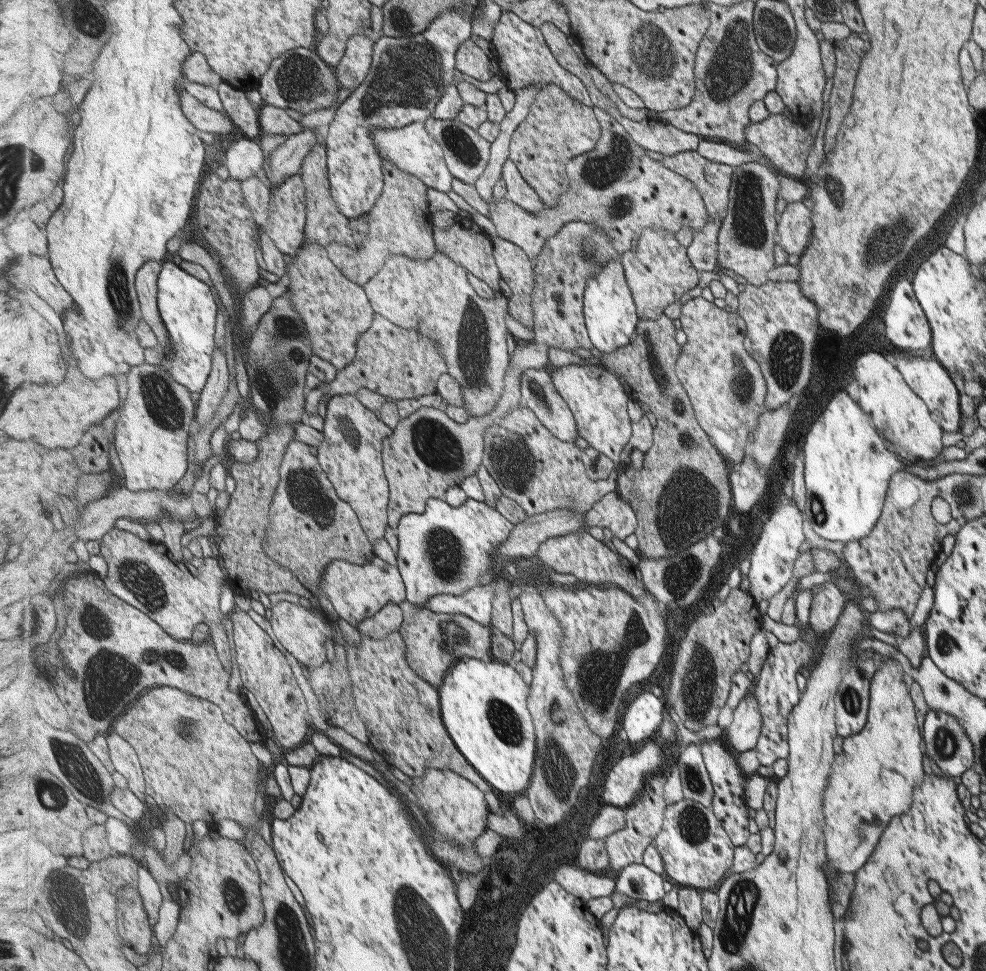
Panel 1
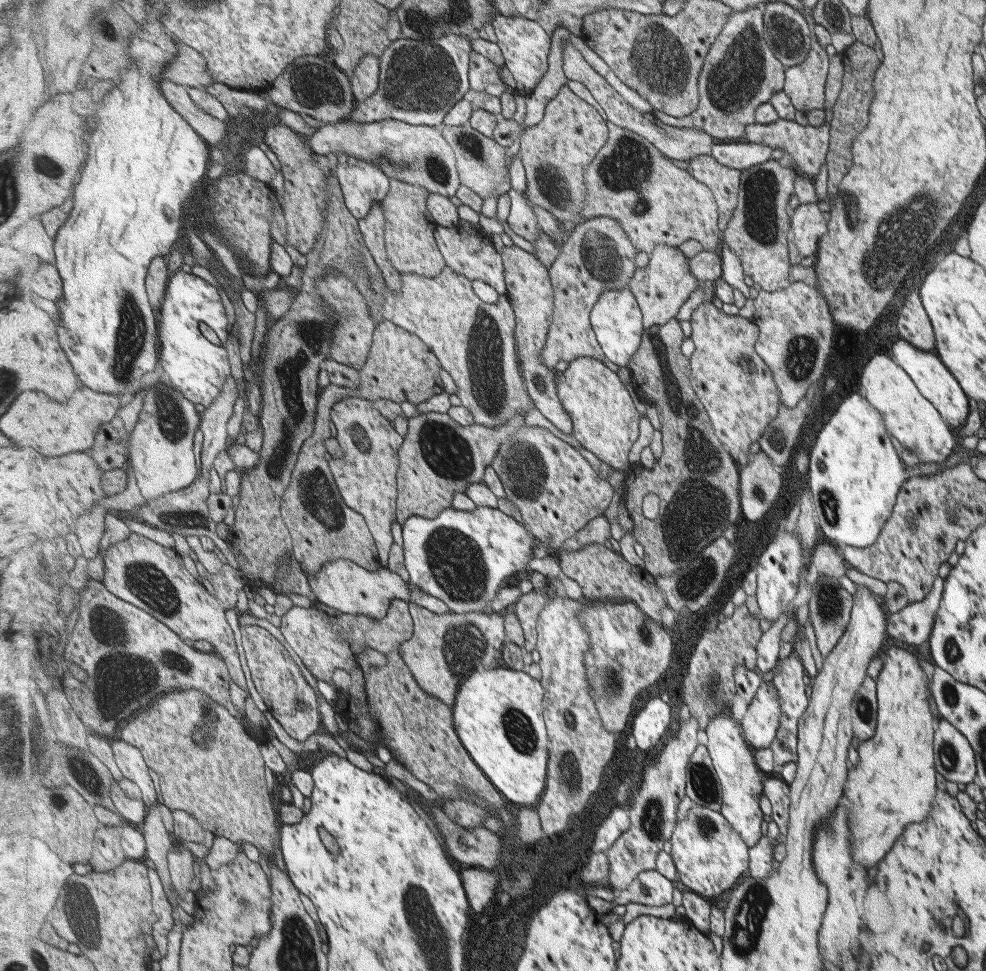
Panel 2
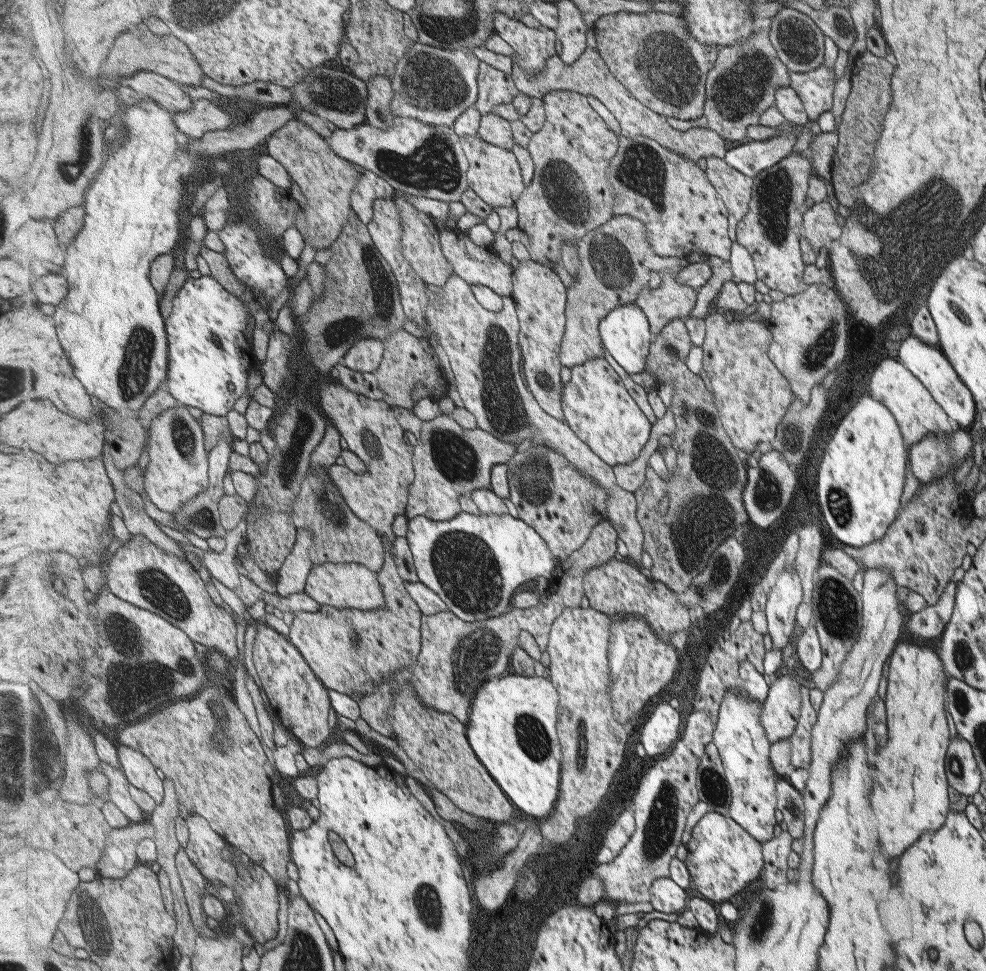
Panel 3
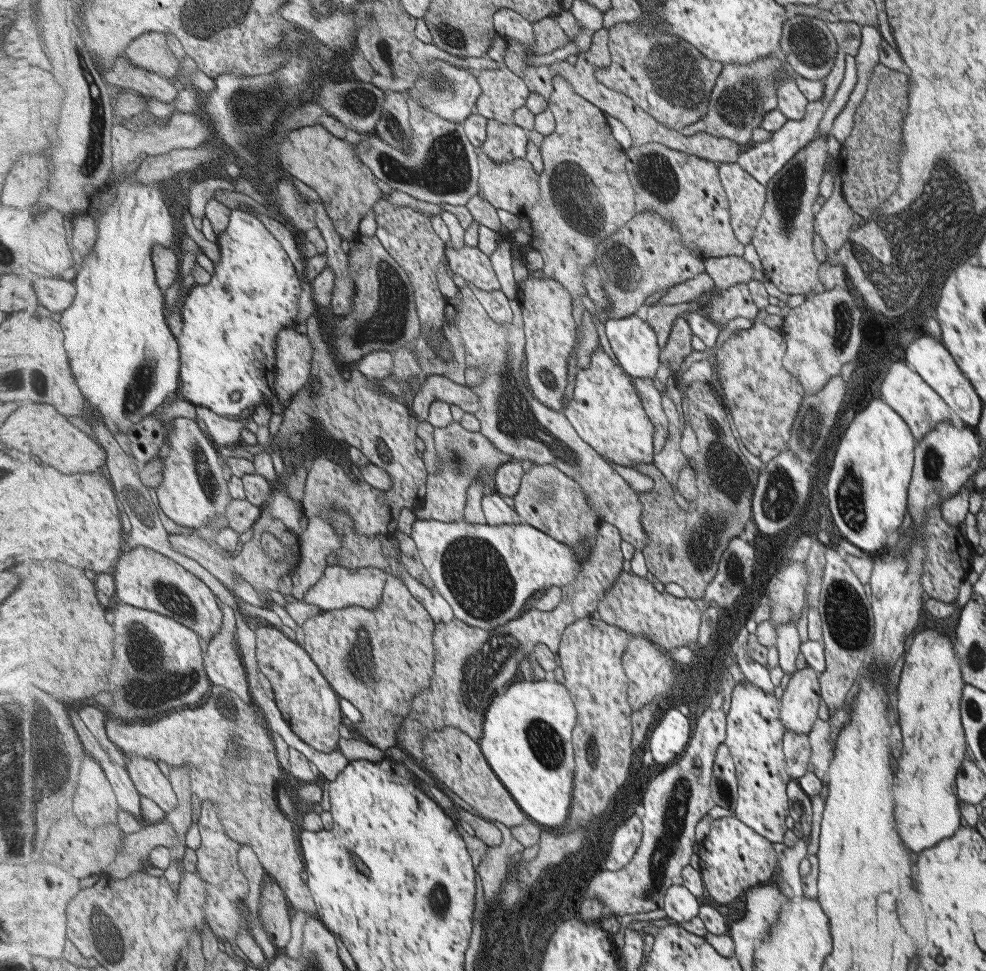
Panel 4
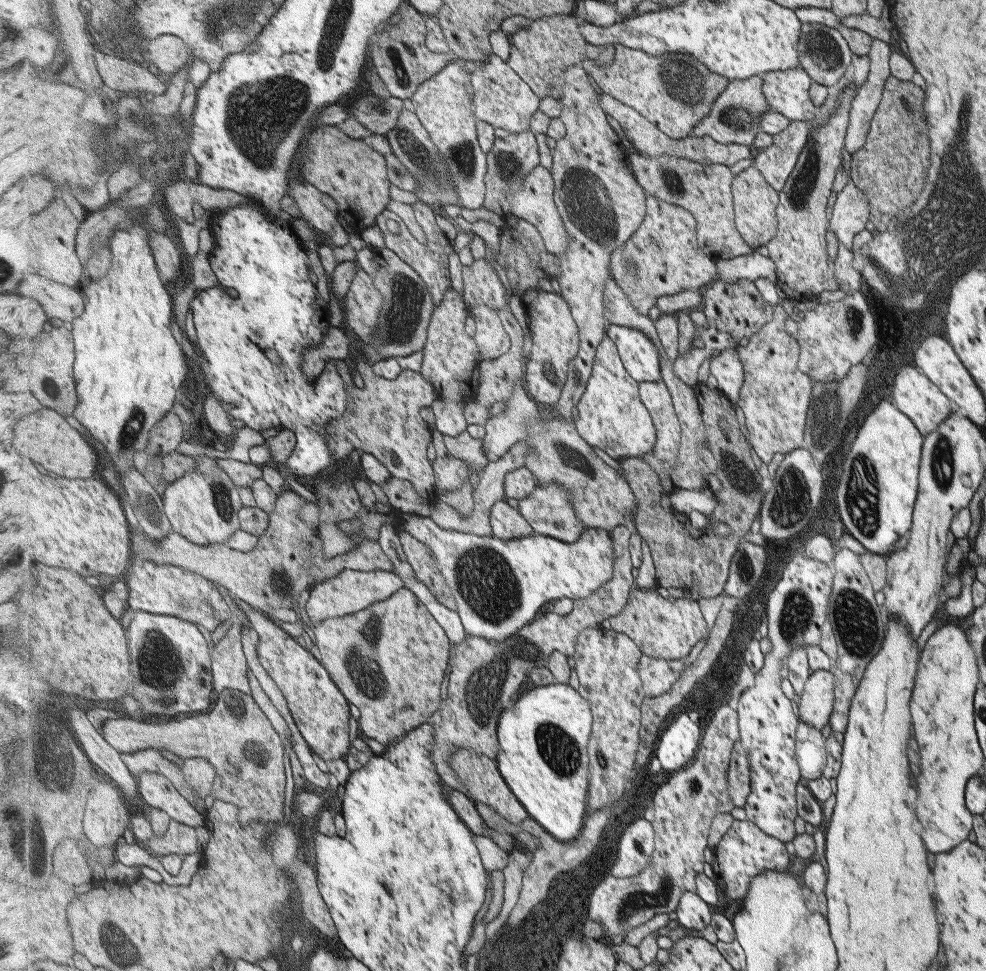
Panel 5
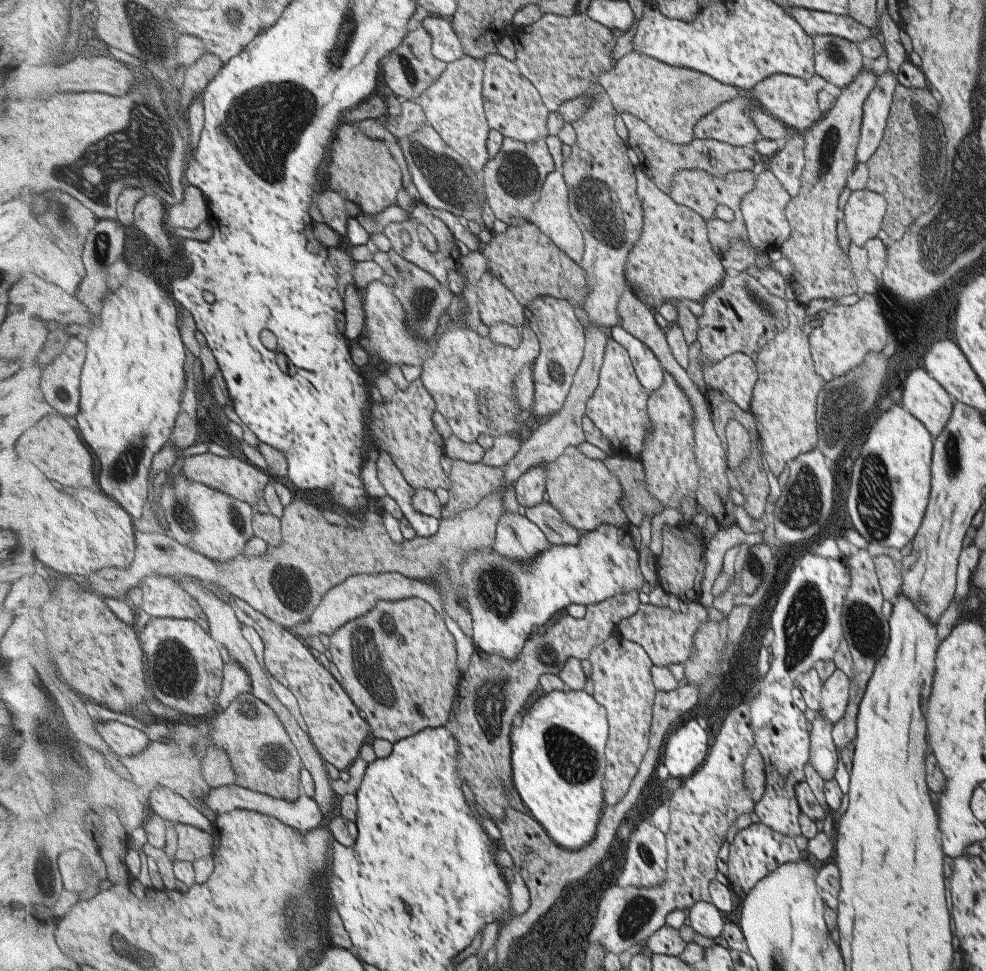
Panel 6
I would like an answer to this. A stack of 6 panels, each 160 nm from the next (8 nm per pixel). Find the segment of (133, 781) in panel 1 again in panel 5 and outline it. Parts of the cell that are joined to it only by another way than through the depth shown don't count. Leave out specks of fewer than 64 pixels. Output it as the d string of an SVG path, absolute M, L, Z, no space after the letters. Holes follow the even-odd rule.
M142 772L138 780L146 808L164 810L172 819L195 828L206 826L206 815L201 814L166 776Z

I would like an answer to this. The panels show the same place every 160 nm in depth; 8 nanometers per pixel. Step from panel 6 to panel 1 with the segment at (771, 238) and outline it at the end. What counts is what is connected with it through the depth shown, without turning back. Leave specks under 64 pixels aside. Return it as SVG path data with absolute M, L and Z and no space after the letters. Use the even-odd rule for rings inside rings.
M697 151L680 152L675 156L664 155L661 161L694 184L709 218L717 216L719 220L723 219L734 167L711 162Z

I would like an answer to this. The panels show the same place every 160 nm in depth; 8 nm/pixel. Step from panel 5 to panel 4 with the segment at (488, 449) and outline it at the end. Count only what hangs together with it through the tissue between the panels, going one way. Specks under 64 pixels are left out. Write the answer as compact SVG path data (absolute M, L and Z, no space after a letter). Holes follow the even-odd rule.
M461 287L459 294L456 297L447 299L447 322L454 324L459 330L463 340L463 348L465 349L465 364L467 368L475 367L484 370L484 382L478 386L471 386L471 388L480 396L481 408L477 411L476 418L481 424L481 433L495 444L499 450L506 452L513 456L515 460L529 460L532 464L553 464L579 482L585 494L588 496L588 503L593 507L600 517L601 522L608 522L615 525L622 534L625 542L631 544L635 550L644 550L649 544L649 539L646 530L643 526L642 514L644 511L644 504L641 497L633 487L629 486L626 479L623 478L619 472L615 472L615 468L609 464L609 460L605 460L599 451L594 450L578 431L575 430L567 416L562 412L551 410L551 407L543 405L536 396L534 391L527 390L527 384L519 380L517 372L515 372L515 356L511 352L511 342L509 342L509 330L507 326L499 325L481 306L481 301L477 298L473 290L468 287ZM523 394L531 394L531 406L529 400L523 398ZM533 408L533 412L531 412ZM535 414L535 416L533 416Z

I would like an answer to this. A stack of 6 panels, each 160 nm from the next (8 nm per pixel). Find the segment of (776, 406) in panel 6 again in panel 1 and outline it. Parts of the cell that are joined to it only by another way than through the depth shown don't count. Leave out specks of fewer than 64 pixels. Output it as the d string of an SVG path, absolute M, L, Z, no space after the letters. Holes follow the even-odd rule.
M702 297L687 300L682 305L679 320L687 333L687 344L681 346L675 374L689 396L693 418L708 436L710 443L719 446L719 452L731 463L731 470L735 470L743 458L747 436L755 429L759 415L765 410L763 398L766 398L768 392L759 365L748 355L742 343L746 322L737 313L723 311Z

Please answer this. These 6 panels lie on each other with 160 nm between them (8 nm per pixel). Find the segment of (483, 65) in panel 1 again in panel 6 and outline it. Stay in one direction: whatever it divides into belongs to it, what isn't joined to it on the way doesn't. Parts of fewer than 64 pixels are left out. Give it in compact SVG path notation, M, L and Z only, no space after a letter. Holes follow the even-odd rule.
M497 53L485 57L483 100L489 128L499 130L504 137L523 142L537 142L550 135L548 122L551 111L542 99L540 90L519 70L519 66Z

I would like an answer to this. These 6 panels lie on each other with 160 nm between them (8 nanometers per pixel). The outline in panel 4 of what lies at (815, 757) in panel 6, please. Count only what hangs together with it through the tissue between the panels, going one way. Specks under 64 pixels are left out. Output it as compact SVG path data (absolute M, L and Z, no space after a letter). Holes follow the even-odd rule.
M785 730L782 736L782 751L786 764L788 779L797 779L807 772L807 765L811 754L808 736Z

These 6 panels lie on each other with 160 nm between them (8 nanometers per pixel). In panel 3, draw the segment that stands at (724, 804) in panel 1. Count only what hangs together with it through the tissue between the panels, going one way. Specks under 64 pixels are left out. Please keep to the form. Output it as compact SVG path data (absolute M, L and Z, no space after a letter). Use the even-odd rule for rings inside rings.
M729 689L721 699L718 717L713 729L712 743L717 747L724 770L726 788L730 792L729 818L734 819L760 843L771 840L779 823L776 810L775 783L781 778L769 760L770 742L766 739L759 715L762 704L748 696L741 696L739 689Z

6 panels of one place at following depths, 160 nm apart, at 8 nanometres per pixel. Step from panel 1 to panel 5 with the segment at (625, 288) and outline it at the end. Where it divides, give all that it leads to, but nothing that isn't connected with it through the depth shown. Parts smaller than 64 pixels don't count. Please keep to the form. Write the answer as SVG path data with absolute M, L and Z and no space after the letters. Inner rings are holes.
M612 324L607 336L617 344L626 369L641 382L662 380L662 361L655 343L641 330Z

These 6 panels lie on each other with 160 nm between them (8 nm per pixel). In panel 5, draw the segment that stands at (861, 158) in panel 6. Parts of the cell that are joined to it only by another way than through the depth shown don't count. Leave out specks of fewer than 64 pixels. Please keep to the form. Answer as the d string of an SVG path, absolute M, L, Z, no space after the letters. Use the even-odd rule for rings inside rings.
M873 38L869 52L865 54L869 58L867 78L857 88L856 96L850 102L845 138L845 149L849 154L853 154L866 143L869 123L880 103L883 87L890 77L887 66L889 55L887 43Z

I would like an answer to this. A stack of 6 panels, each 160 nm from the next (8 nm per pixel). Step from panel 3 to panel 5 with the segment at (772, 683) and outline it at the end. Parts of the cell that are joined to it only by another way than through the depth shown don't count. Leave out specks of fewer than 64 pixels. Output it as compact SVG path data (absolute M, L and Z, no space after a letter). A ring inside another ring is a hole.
M813 670L807 677L799 697L799 705L795 705L798 720L817 730L821 730L828 723L833 704L833 685L836 682L832 670Z

